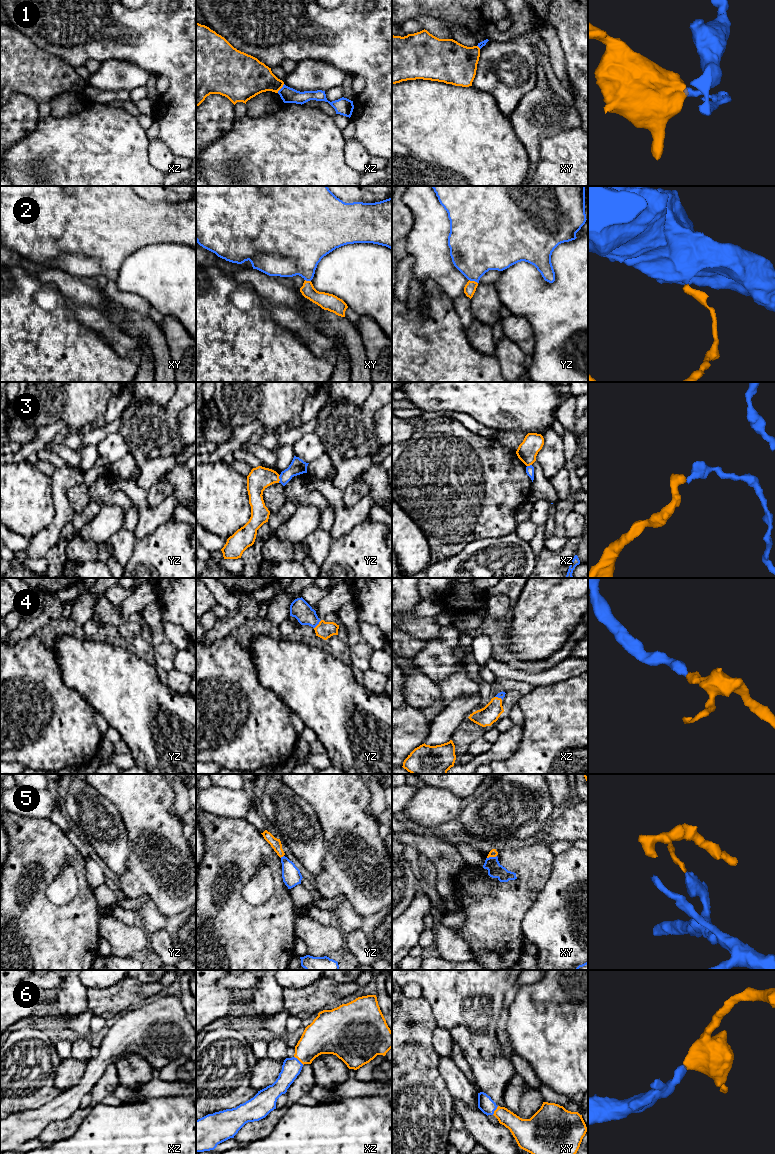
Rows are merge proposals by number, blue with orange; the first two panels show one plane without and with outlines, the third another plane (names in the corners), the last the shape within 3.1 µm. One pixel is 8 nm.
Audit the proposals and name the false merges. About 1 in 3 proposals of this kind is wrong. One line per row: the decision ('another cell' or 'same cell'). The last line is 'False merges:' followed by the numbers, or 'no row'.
1: another cell
2: another cell
3: another cell
4: same cell
5: another cell
6: same cell
False merges: 1, 2, 3, 5

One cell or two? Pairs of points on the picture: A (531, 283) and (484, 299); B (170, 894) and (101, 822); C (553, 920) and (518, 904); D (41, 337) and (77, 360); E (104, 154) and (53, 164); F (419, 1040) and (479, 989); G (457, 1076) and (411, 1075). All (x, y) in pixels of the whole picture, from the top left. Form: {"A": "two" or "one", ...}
{"A": "two", "B": "two", "C": "two", "D": "one", "E": "one", "F": "two", "G": "two"}

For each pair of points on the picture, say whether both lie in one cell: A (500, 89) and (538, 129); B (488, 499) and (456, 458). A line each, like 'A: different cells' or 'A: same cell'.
A: different cells
B: same cell

